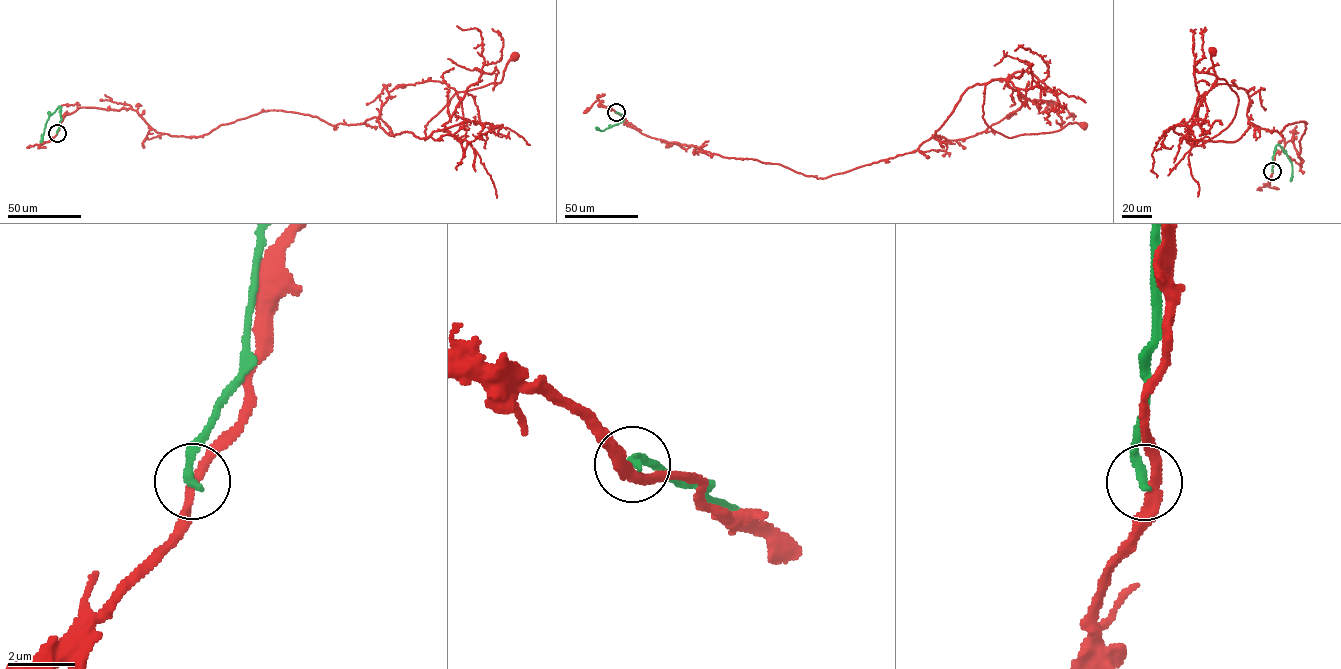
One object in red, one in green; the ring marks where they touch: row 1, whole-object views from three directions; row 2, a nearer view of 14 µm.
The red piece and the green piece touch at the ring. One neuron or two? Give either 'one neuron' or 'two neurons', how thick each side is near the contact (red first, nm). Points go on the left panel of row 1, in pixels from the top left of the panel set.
two neurons; 280 nm thick on the red side, 260 nm on the other

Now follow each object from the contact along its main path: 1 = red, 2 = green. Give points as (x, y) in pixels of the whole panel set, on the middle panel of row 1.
1: (616, 112), (651, 137), (817, 178), (914, 152), (976, 84), (986, 84), (985, 123), (1008, 137), (1083, 124)
2: (616, 112), (623, 115), (623, 120), (603, 131), (595, 127)

